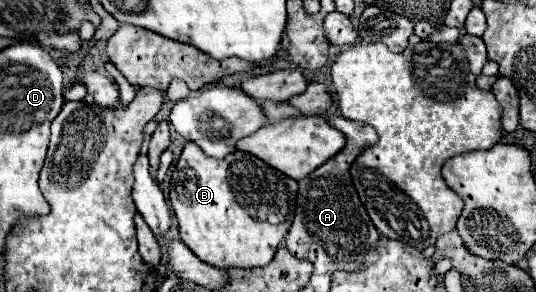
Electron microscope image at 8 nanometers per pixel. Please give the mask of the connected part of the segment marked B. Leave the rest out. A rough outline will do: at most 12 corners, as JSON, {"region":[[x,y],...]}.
{"region":[[186,142],[170,180],[180,240],[218,268],[266,266],[296,180]]}

